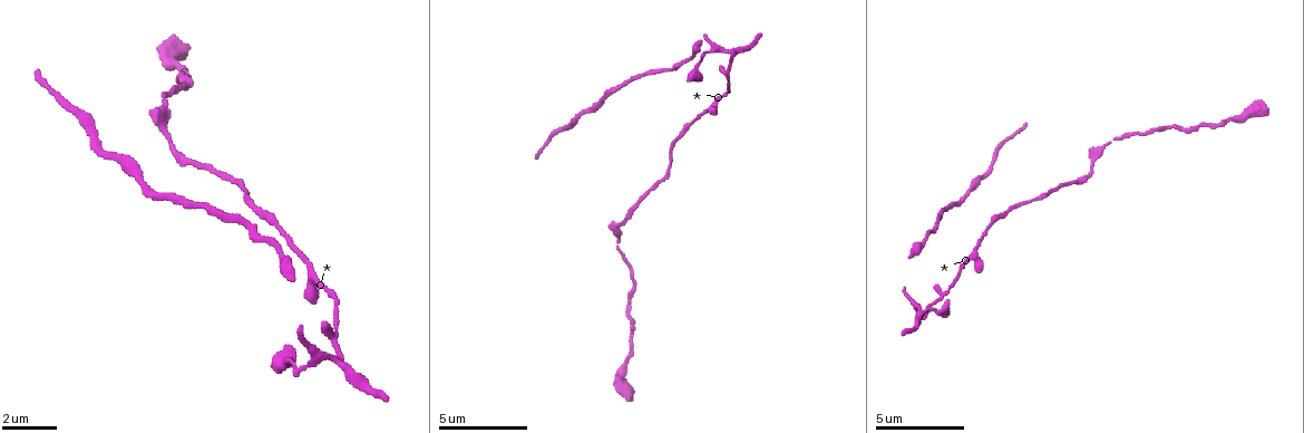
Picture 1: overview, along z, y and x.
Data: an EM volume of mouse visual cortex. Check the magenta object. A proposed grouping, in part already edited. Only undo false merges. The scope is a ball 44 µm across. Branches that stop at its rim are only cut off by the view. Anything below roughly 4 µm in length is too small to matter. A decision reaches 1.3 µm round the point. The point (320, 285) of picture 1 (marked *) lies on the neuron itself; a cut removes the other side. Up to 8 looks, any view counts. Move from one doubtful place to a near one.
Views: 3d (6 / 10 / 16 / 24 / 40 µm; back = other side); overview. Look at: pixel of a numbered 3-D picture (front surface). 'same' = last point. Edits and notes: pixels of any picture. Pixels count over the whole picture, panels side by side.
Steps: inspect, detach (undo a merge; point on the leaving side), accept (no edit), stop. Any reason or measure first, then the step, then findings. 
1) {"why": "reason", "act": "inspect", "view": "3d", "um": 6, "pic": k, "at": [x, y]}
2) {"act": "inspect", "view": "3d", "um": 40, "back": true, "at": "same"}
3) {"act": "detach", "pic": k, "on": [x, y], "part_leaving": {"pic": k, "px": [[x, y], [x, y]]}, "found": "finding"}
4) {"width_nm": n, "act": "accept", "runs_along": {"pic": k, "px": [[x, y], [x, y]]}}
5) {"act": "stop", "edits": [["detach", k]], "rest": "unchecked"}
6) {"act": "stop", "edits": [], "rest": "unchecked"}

{"why": "a narrow waist", "act": "inspect", "view": "3d", "um": 6, "pic": 1, "at": [1025, 204]}

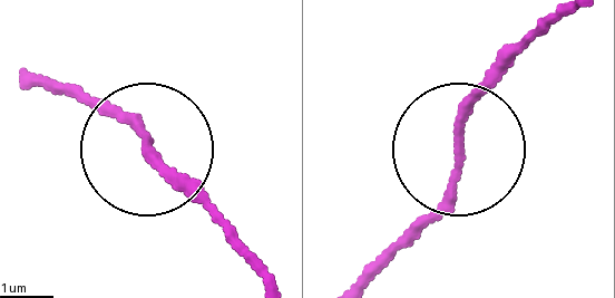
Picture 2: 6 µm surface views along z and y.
{"act": "inspect", "view": "3d", "um": 6, "back": true, "pic": 2, "at": [143, 140]}

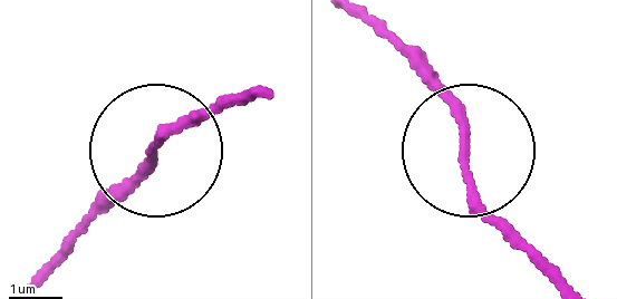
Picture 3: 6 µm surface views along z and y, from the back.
{"act": "accept", "runs_along": {"pic": 3, "px": [[52, 261], [169, 137], [244, 93]]}, "found": "all the same neuron"}

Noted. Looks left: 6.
{"why": "a narrow waist", "act": "inspect", "view": "3d", "um": 16, "pic": 1, "at": [167, 140]}

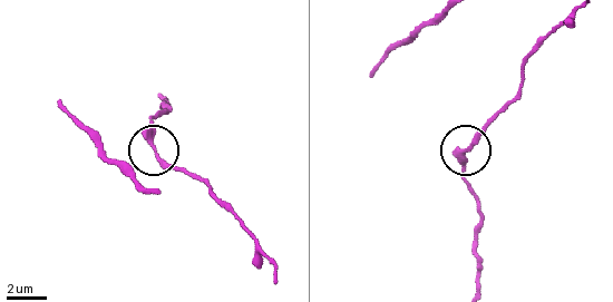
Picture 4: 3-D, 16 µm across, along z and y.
{"act": "inspect", "view": "3d", "um": 16, "back": true, "pic": 4, "at": [154, 150]}

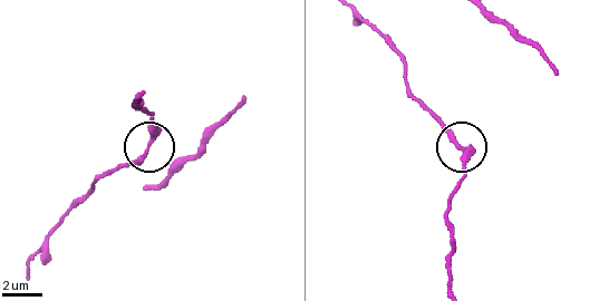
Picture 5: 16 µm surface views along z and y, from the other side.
{"width_nm": 250, "act": "accept", "runs_along": {"pic": 5, "px": [[356, 10], [405, 66], [412, 96], [461, 147], [461, 178]]}, "found": "all the same neuron"}

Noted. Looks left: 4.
{"why": "thick turns thin", "act": "inspect", "view": "3d", "um": 16, "pic": 1, "at": [1162, 129]}

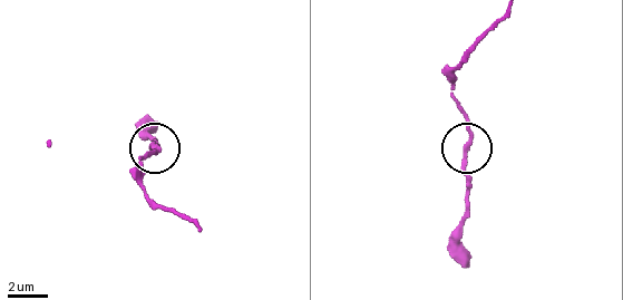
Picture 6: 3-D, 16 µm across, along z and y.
{"act": "accept", "found": "one neuron here"}

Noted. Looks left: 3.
{"act": "stop", "edits": [], "rest": "unchecked"}

